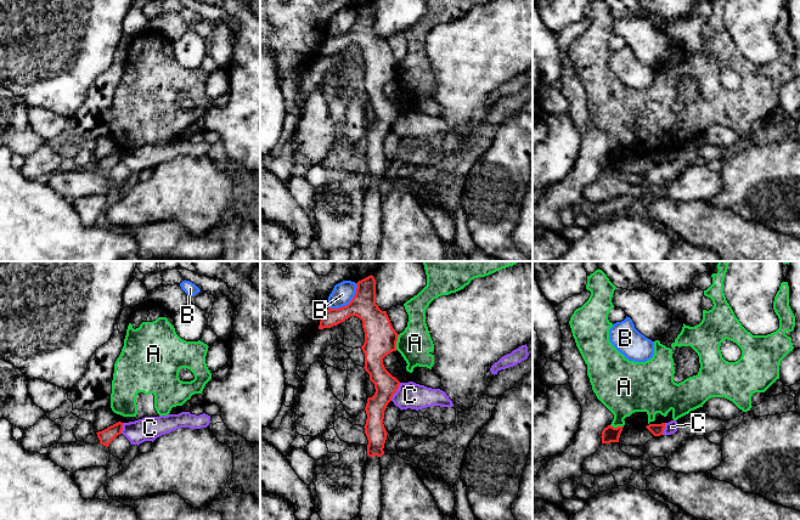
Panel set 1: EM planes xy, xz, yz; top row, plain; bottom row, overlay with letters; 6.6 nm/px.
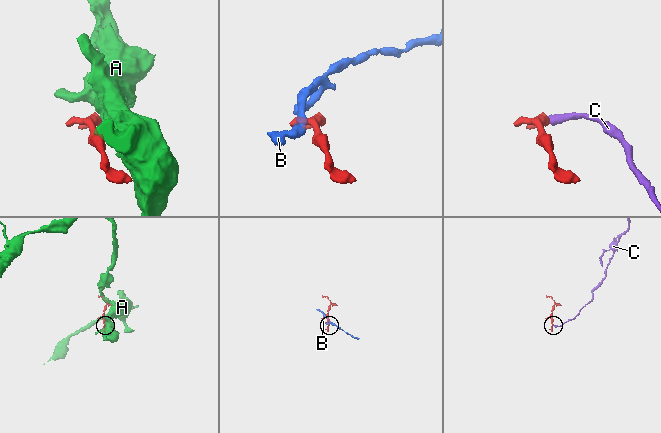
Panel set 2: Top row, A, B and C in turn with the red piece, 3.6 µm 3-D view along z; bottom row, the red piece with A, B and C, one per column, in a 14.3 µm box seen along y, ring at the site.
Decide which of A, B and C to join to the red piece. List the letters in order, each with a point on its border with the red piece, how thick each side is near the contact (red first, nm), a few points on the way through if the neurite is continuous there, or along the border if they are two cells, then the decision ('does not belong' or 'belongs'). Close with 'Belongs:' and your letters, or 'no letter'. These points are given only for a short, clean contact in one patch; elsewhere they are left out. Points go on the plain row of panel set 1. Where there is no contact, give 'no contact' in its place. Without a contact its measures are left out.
A: meets red in xz at (395, 69); 220 nm thick on the red side, 220 nm on the other; border along xz (399, 62), (395, 77); does not belong
B: meets red in xz at (349, 30); 190 nm thick on the red side, 140 nm on the other; border along xz (356, 11), (354, 24), (345, 33), (328, 35); does not belong
C: meets red in xz at (395, 119); 150 nm thick on the red side, 180 nm on the other; border along xz (400, 111), (390, 128); does not belong
Belongs: no letter

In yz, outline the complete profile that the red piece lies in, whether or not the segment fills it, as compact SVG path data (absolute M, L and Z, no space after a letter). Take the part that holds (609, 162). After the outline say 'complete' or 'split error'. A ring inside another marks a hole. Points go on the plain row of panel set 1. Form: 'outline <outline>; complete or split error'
outline M608 153L602 159L602 171L619 170L620 162L624 154L614 156Z; complete

